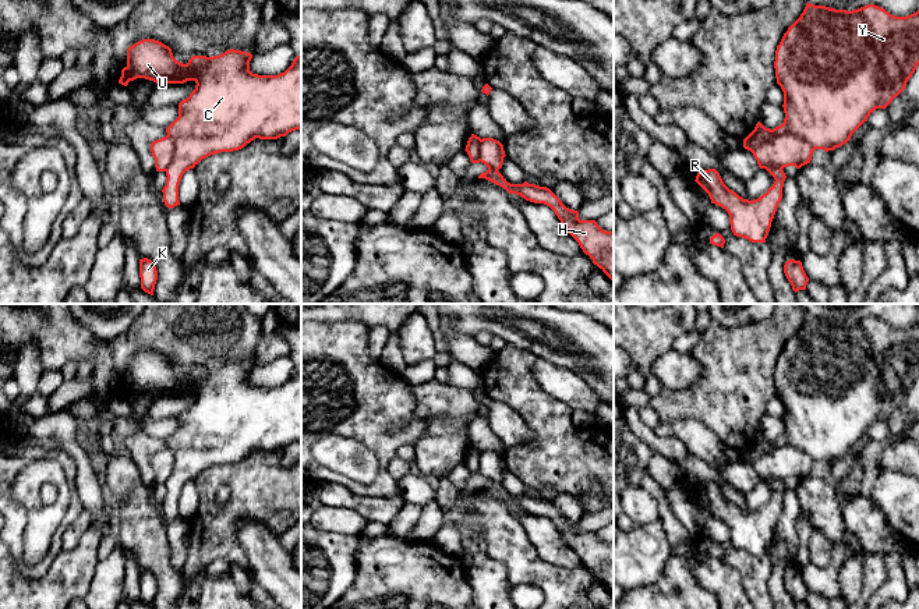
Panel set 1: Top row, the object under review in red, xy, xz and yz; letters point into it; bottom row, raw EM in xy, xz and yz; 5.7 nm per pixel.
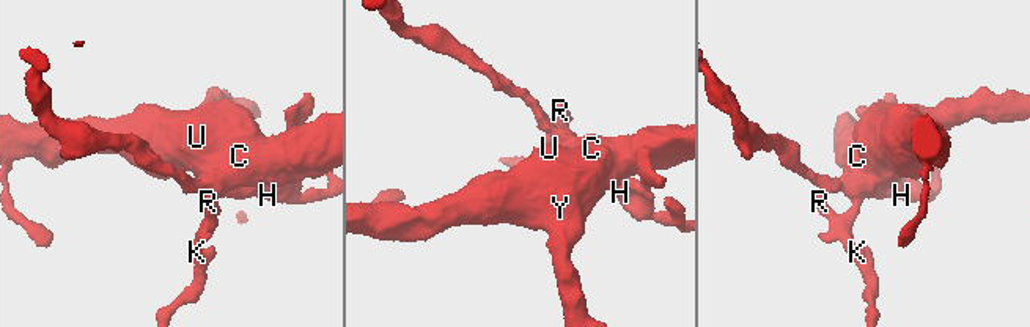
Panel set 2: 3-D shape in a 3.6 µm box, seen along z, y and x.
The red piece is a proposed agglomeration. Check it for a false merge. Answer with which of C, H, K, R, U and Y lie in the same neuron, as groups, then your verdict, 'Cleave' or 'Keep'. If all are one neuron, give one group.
Groups: C K R U Y / H. Cleave

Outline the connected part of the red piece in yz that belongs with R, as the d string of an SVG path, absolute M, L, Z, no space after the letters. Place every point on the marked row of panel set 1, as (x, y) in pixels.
M768 166L766 170L775 181L766 194L753 201L743 199L729 190L715 169L699 171L694 180L708 194L711 203L728 212L734 236L752 242L766 242L778 203L782 199L782 187L787 178L782 169Z

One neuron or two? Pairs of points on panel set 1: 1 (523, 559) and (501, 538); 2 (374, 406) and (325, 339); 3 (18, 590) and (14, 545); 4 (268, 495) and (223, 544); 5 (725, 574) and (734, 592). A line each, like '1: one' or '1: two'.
1: one
2: one
3: two
4: one
5: one

